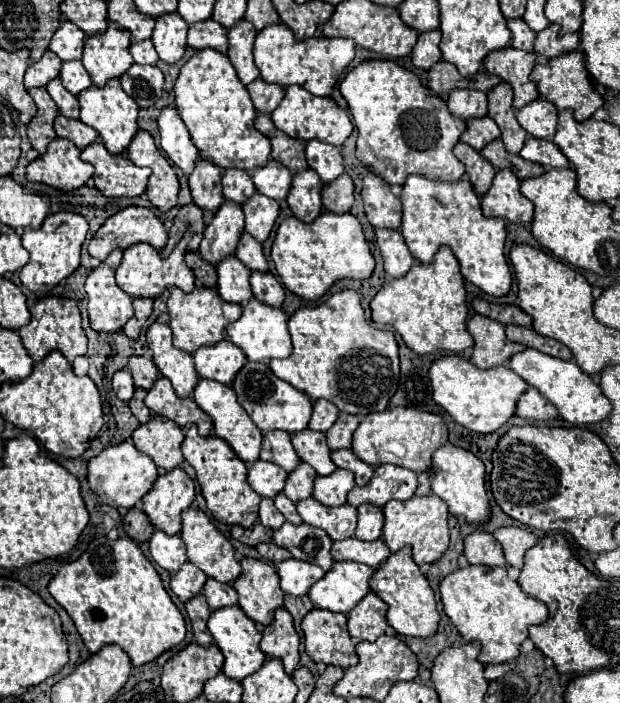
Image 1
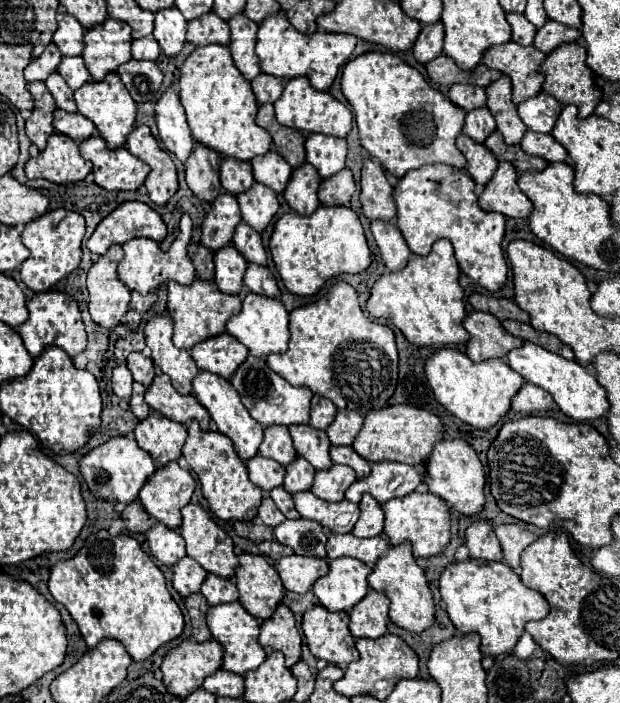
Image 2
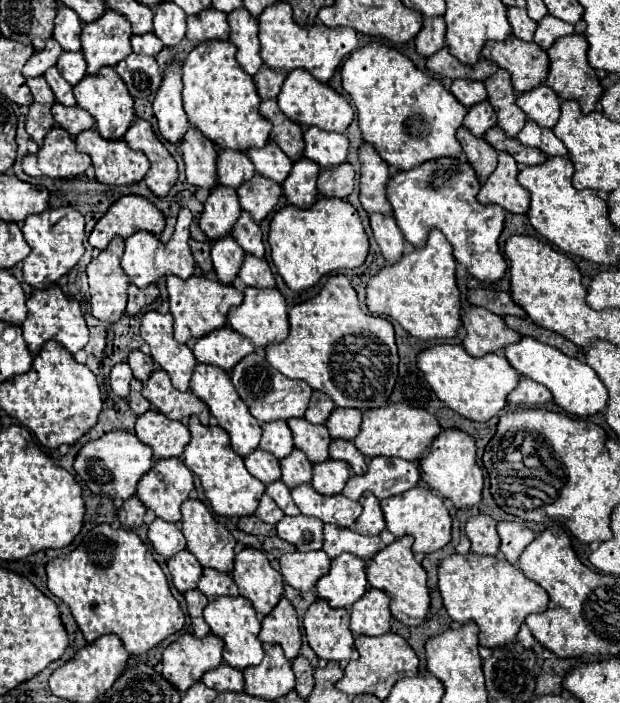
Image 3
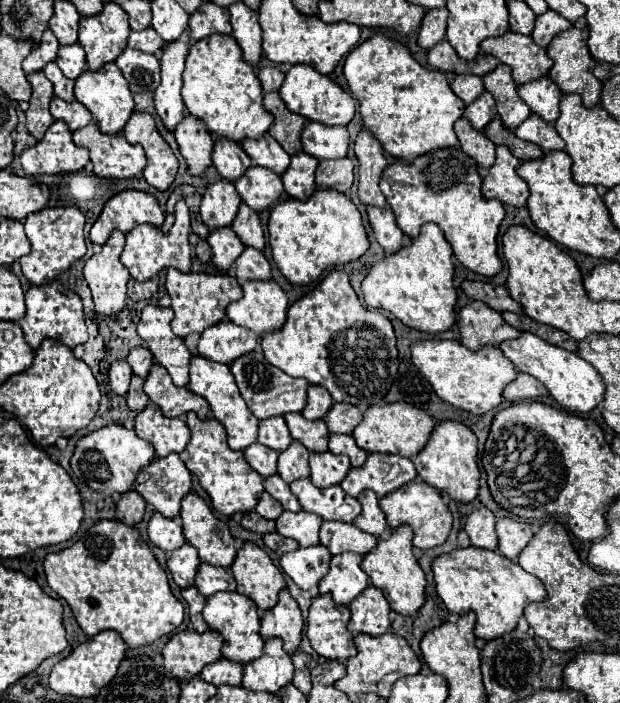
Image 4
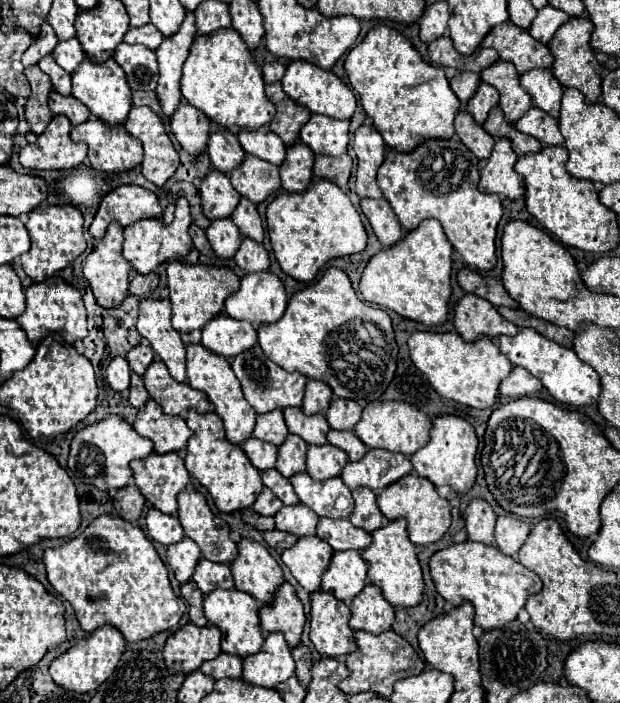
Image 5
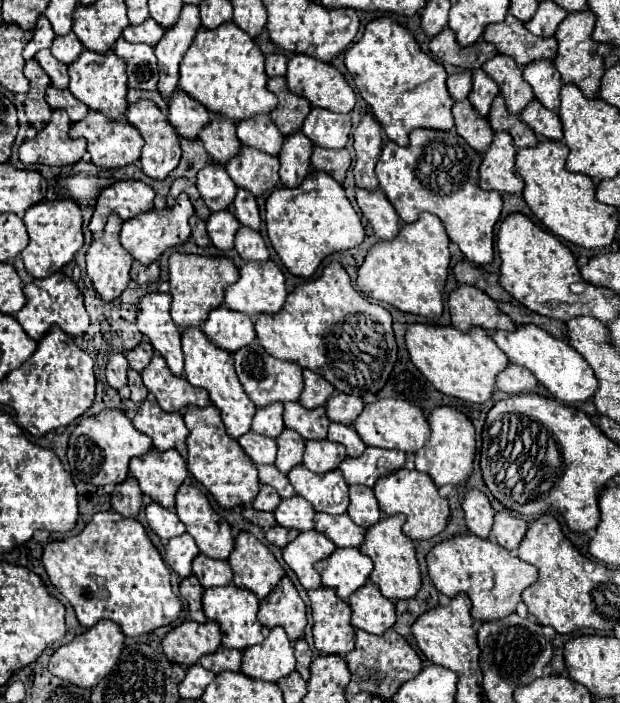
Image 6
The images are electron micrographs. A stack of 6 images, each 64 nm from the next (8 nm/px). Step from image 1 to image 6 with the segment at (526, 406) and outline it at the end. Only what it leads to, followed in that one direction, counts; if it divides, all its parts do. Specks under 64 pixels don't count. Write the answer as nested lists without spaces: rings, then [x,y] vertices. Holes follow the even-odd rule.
[[[508,364],[508,368],[496,378],[496,388],[504,394],[526,394],[532,392],[536,386],[538,382],[532,376],[532,372],[516,364]]]

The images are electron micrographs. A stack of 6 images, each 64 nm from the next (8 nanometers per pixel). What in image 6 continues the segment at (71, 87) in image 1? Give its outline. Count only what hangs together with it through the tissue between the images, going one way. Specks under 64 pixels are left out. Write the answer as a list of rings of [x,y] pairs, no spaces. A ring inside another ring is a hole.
[[[74,32],[68,36],[56,36],[56,40],[52,44],[52,54],[56,56],[56,60],[60,60],[66,66],[72,64],[76,60],[76,56],[80,56],[82,50],[84,48],[82,48],[82,44]]]

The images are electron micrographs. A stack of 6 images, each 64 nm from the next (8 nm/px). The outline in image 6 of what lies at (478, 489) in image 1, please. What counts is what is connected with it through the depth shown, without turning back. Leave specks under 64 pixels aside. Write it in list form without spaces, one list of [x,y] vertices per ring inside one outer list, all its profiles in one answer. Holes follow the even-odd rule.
[[[450,406],[434,408],[428,416],[428,422],[430,422],[432,436],[424,444],[424,448],[420,448],[414,454],[416,470],[426,472],[434,480],[436,486],[466,484],[472,474],[472,462],[474,462],[474,454],[476,454],[476,438],[474,438],[472,422],[462,412],[458,412]]]

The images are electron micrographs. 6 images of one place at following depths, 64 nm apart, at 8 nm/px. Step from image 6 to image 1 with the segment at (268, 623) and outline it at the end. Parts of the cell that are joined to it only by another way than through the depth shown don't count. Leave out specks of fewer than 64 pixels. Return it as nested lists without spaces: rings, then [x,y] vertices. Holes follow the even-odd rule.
[[[278,608],[274,614],[274,622],[264,628],[260,648],[270,658],[280,658],[284,664],[284,670],[292,676],[292,672],[298,668],[298,646],[300,638],[294,630],[292,616],[288,610]]]

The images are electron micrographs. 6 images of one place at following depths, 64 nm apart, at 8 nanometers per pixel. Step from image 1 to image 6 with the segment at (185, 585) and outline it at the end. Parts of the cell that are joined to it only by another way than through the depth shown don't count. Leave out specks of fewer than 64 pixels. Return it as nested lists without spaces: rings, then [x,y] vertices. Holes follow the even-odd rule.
[[[182,534],[172,538],[166,544],[164,562],[180,576],[188,578],[192,574],[192,560],[198,556],[198,546],[190,534]]]

